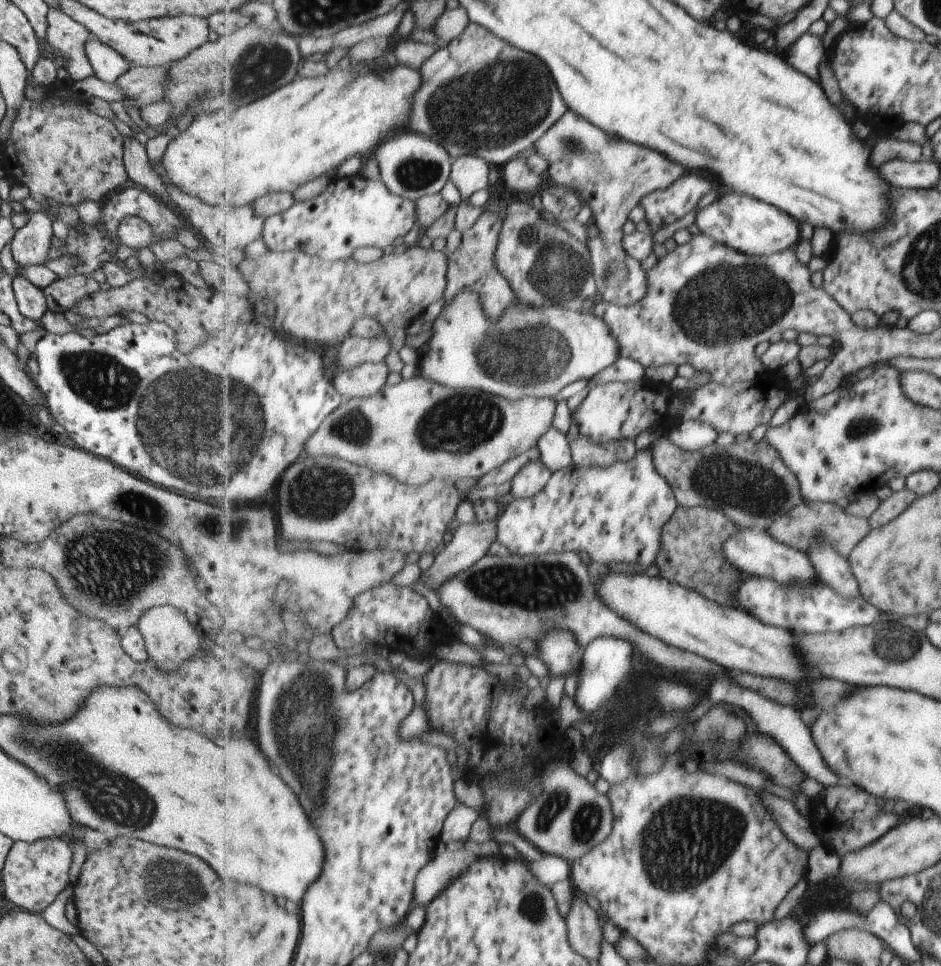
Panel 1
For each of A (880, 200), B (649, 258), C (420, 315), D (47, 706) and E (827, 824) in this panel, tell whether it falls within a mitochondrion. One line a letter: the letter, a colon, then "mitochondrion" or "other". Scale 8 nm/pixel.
A: other
B: other
C: other
D: mitochondrion
E: other

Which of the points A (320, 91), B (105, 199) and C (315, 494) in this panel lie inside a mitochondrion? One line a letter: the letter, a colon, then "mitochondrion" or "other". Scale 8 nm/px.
A: other
B: other
C: mitochondrion

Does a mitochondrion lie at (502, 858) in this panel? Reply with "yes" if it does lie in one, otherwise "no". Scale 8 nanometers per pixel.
no

